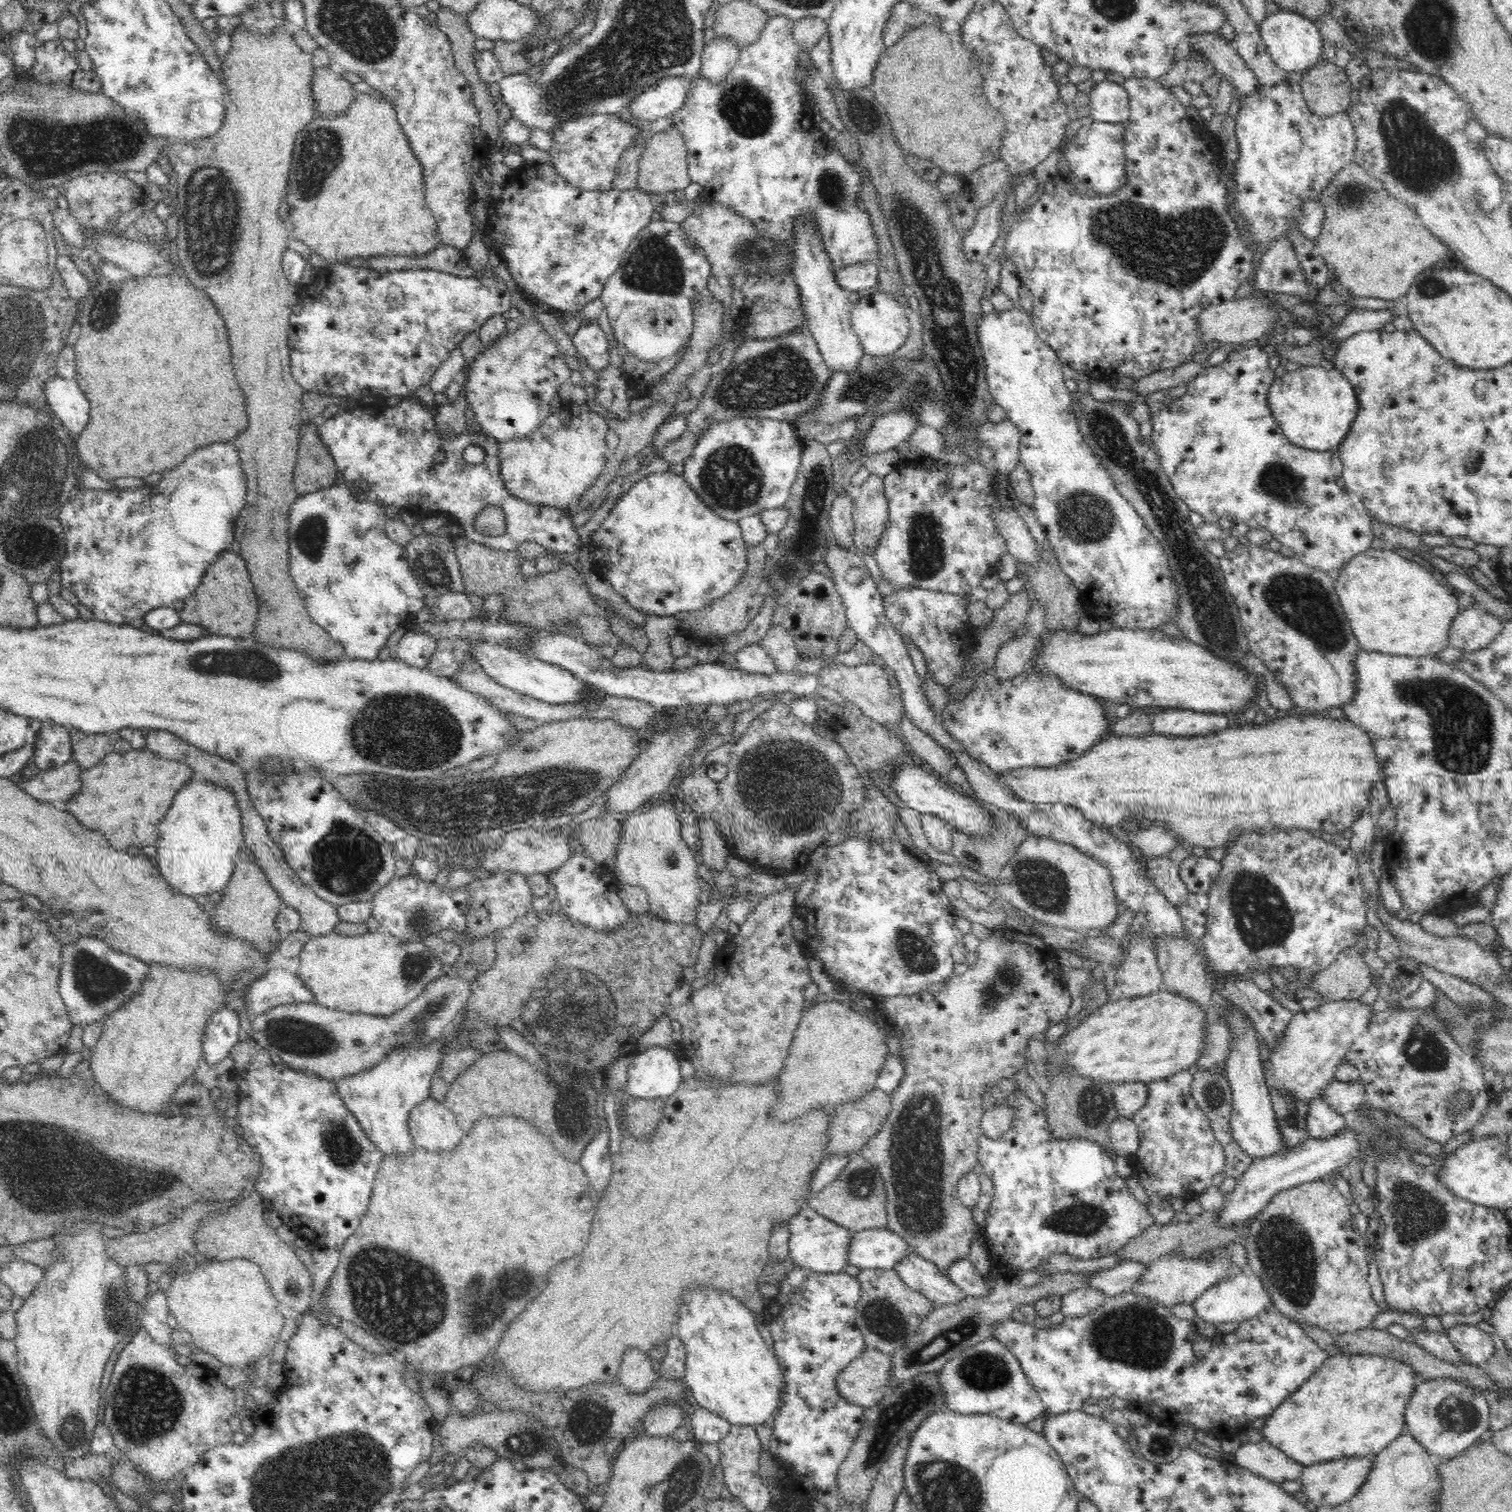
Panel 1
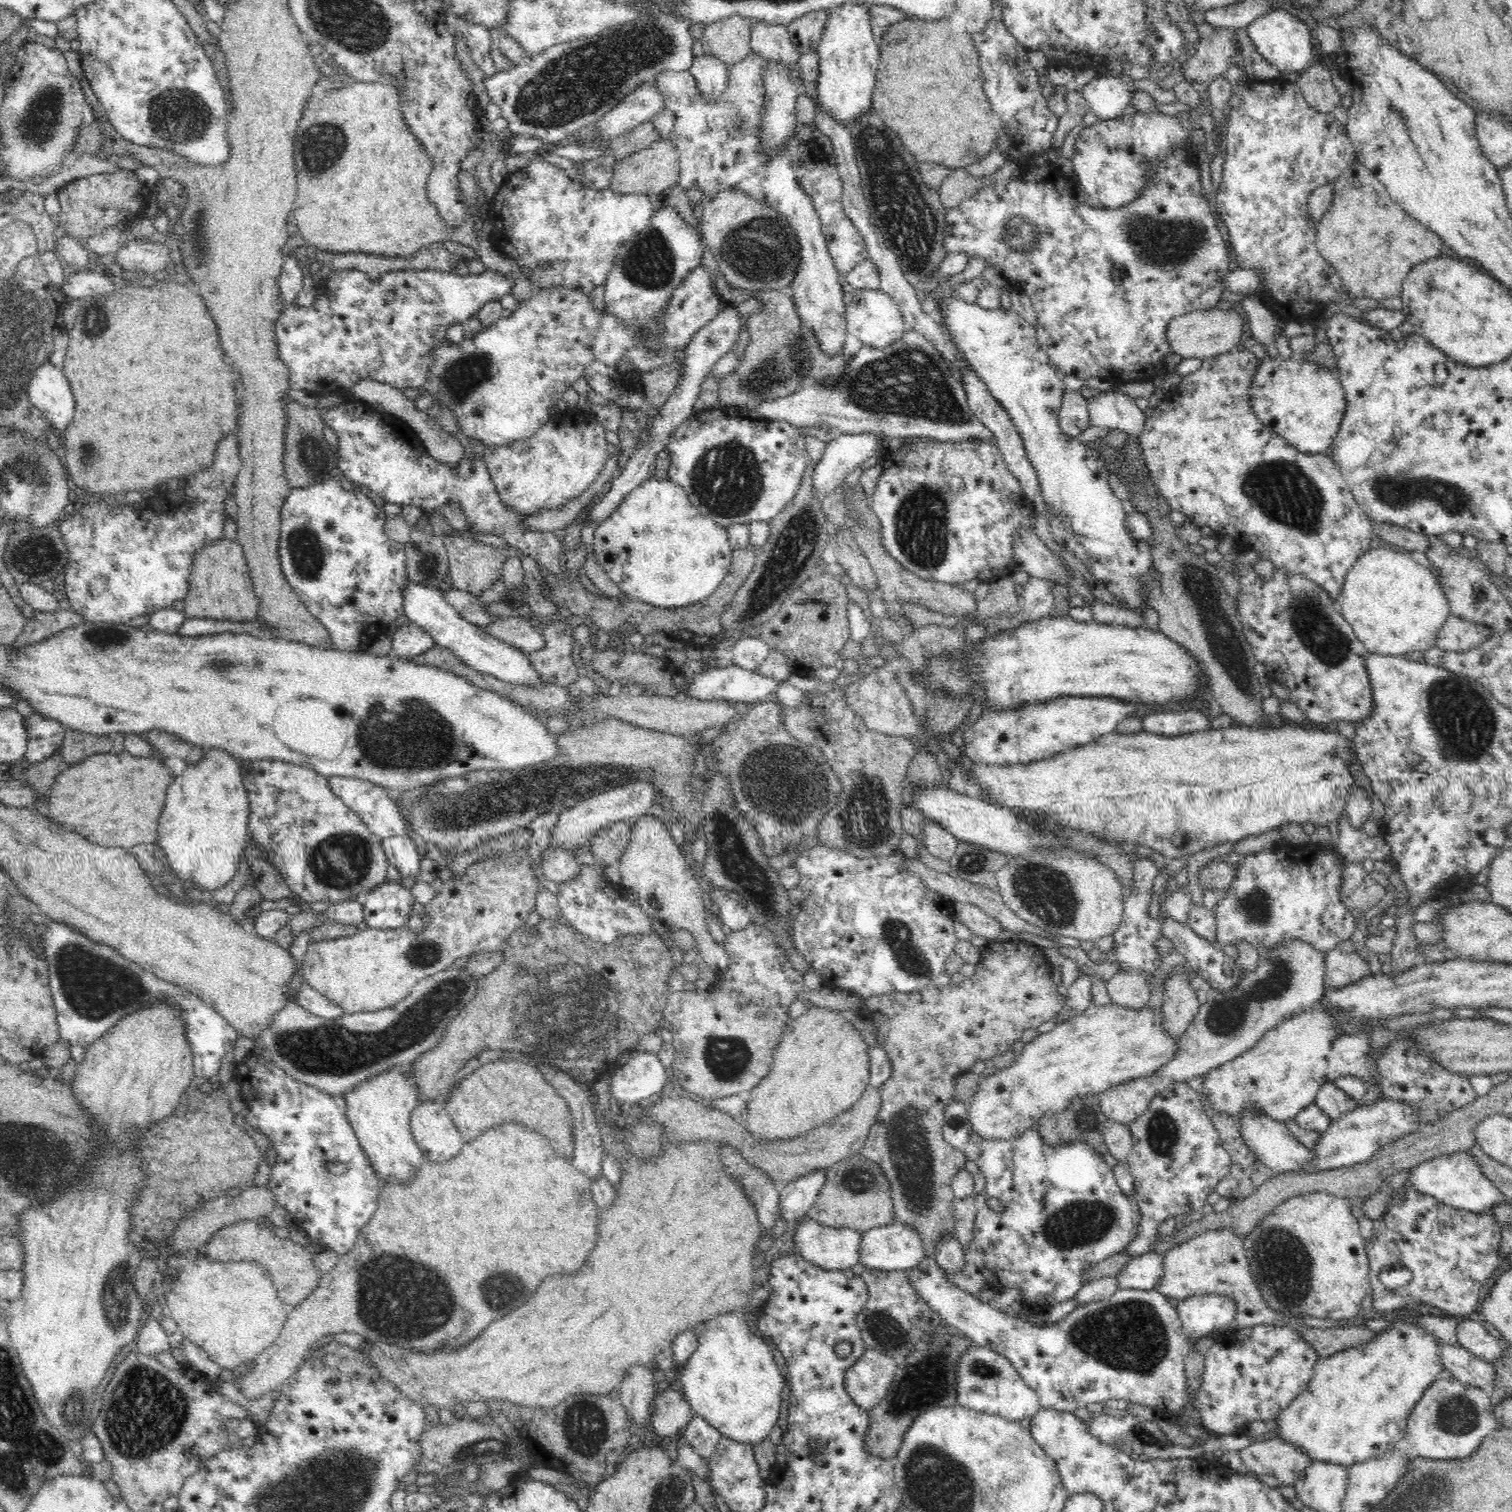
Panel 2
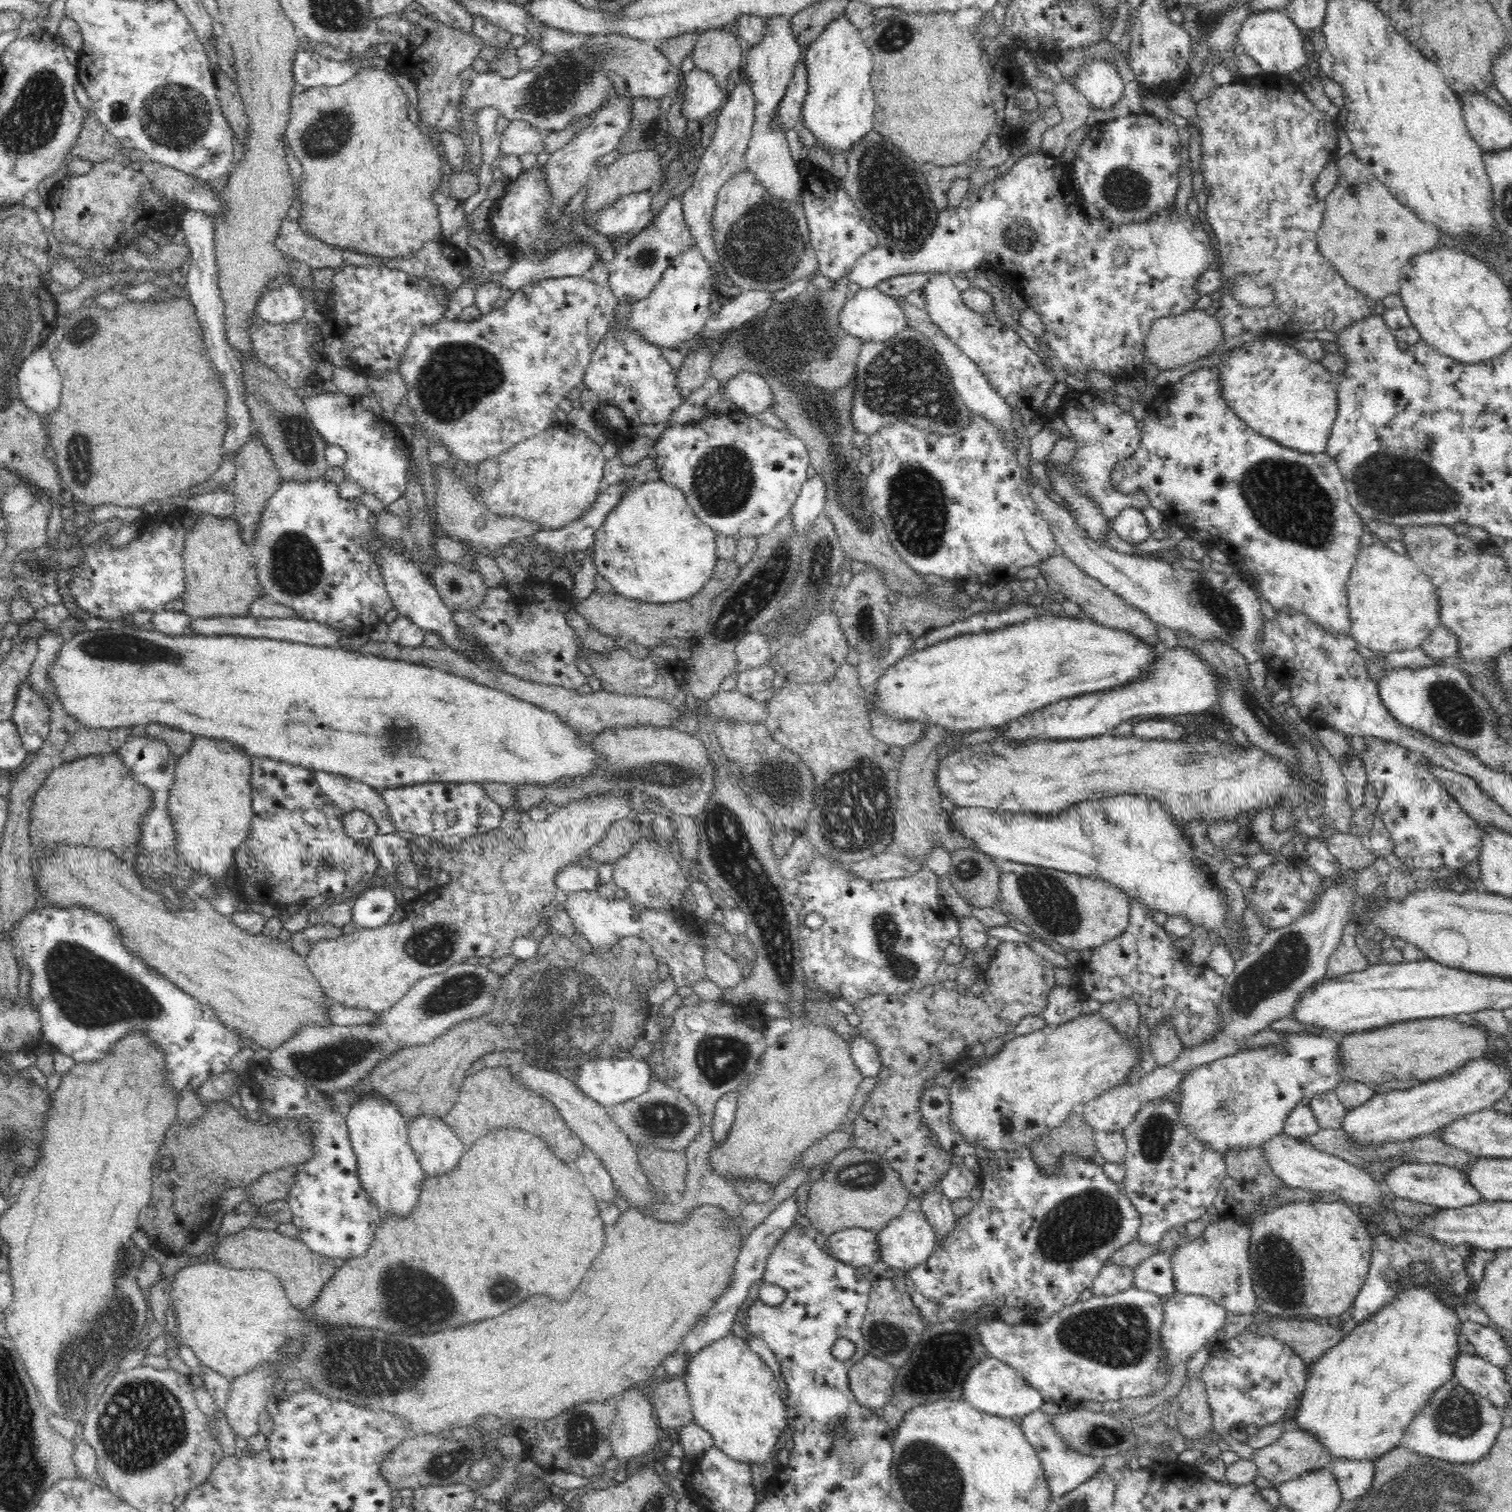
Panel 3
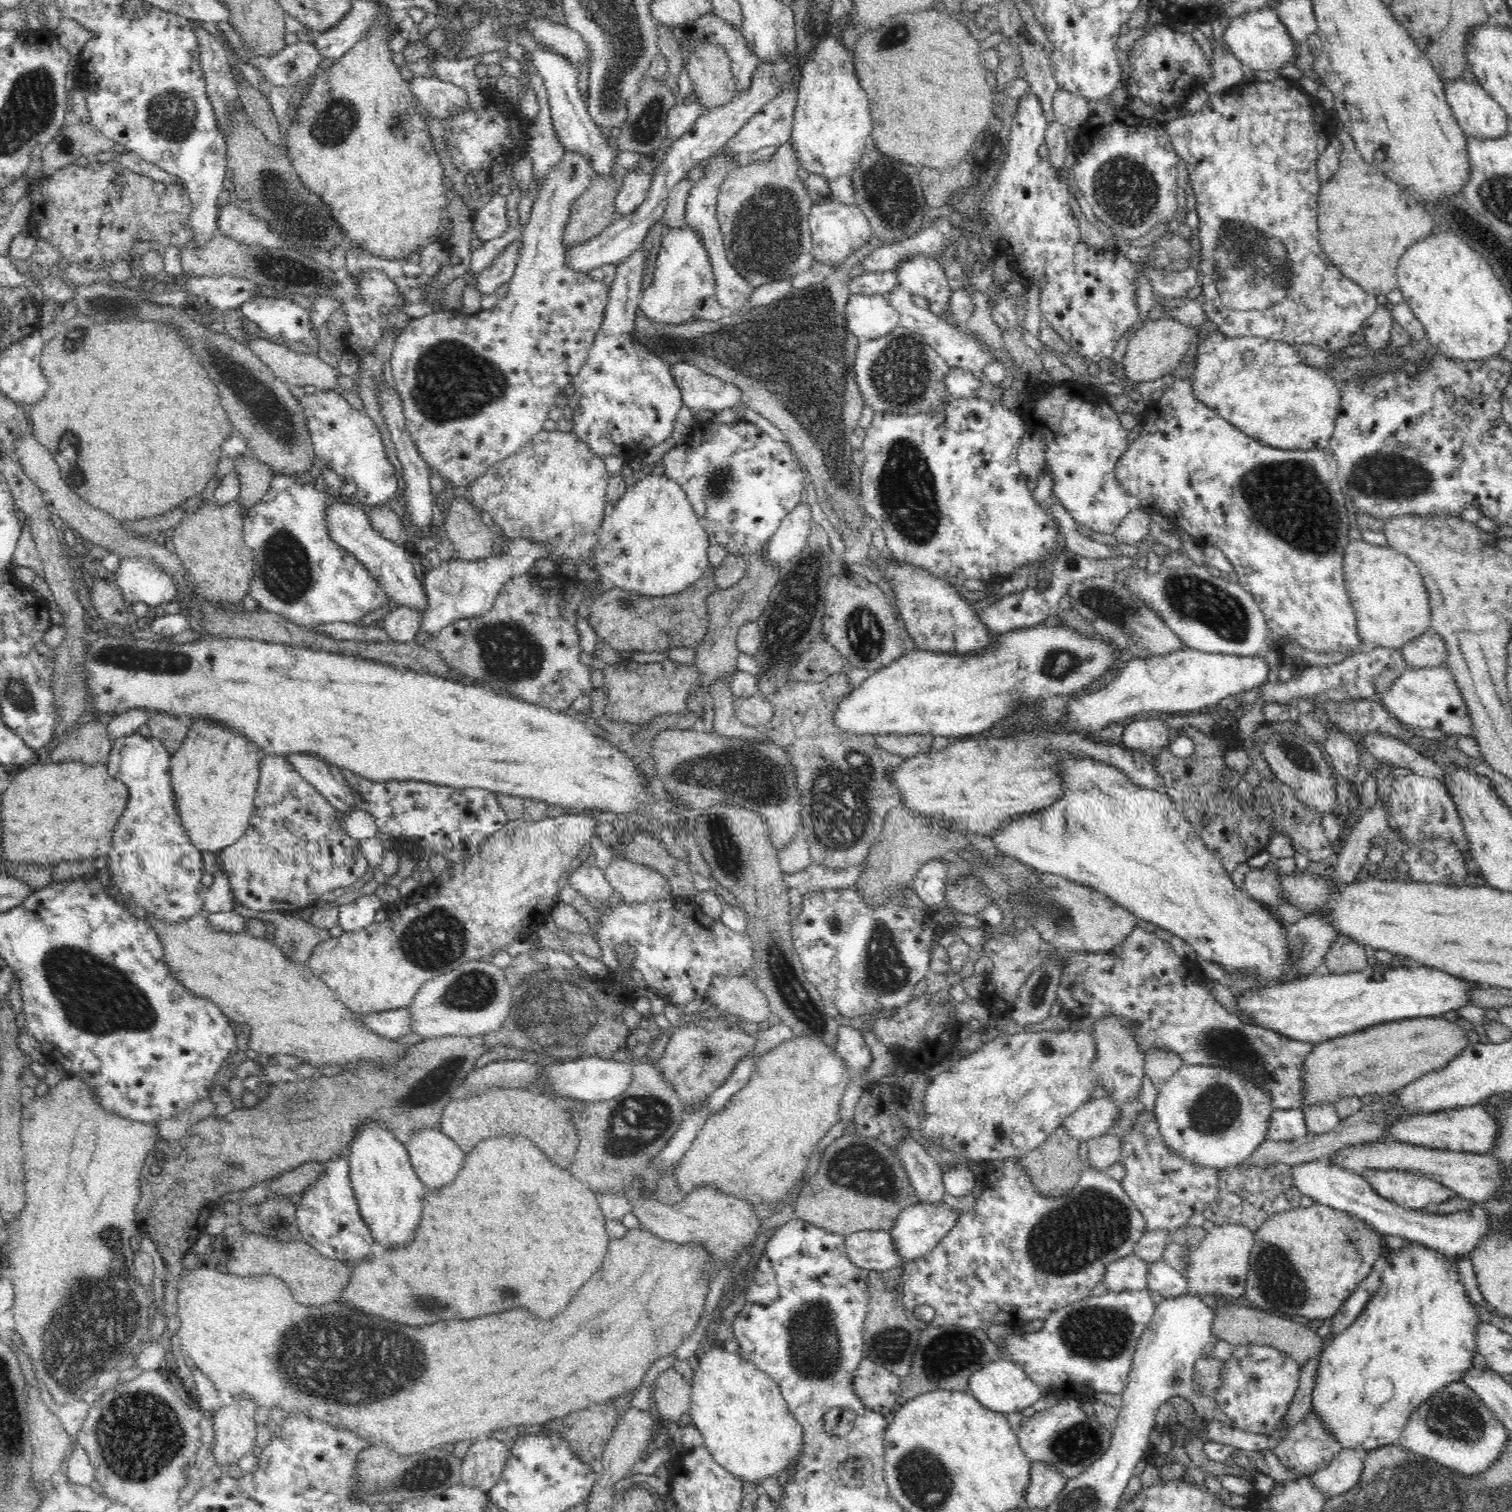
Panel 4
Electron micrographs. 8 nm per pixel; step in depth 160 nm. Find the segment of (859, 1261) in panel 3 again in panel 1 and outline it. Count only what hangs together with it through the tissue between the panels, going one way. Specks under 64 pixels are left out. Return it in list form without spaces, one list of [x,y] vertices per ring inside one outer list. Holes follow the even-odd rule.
[[[808,1206],[798,1209],[789,1220],[789,1256],[795,1266],[813,1272],[838,1273],[848,1265],[848,1246],[852,1232],[828,1220]]]

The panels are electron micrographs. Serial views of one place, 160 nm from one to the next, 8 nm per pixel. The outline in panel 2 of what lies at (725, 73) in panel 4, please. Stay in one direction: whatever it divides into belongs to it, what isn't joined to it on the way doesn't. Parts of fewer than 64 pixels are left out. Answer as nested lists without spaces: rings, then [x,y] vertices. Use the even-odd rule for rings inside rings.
[[[732,14],[705,26],[701,42],[704,54],[711,54],[728,67],[742,62],[751,53],[751,28],[756,20]]]

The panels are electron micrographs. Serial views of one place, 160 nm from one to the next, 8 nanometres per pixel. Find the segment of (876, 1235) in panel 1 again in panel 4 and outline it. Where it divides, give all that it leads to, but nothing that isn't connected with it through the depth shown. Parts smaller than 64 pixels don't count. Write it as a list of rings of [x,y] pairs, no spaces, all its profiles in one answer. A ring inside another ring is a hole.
[[[920,1202],[919,1204],[904,1208],[896,1218],[894,1226],[892,1226],[892,1241],[898,1249],[903,1264],[910,1260],[918,1260],[925,1254],[928,1254],[935,1246],[940,1244],[940,1240],[956,1226],[956,1220],[960,1217],[960,1213],[942,1202]]]

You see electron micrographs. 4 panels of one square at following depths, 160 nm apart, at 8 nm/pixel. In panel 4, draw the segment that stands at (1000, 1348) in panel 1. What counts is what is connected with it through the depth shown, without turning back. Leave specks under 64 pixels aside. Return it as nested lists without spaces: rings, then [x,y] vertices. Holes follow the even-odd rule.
[[[1006,1358],[990,1362],[984,1368],[978,1369],[978,1372],[974,1372],[969,1378],[968,1388],[979,1404],[989,1410],[1003,1414],[1006,1412],[1020,1412],[1025,1408],[1032,1407],[1045,1393],[1018,1363]]]

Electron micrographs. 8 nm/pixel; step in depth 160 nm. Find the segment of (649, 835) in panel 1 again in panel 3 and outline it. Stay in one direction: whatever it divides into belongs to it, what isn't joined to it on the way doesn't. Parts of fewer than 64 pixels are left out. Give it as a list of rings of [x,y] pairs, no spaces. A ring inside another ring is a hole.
[[[652,837],[641,838],[626,856],[613,862],[613,881],[622,888],[628,898],[640,906],[657,911],[675,912],[681,908],[682,892],[690,889],[690,876],[686,876],[678,864],[668,843]],[[708,946],[704,954],[704,966],[707,978],[717,984],[722,990],[734,988],[742,982],[742,969],[738,961],[732,959],[718,947]]]

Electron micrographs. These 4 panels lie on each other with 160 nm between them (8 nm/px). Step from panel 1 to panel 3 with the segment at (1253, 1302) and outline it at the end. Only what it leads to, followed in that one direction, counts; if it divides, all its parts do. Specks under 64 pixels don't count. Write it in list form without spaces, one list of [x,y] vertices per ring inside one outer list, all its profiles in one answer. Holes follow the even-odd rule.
[[[1178,1291],[1173,1292],[1168,1300],[1163,1303],[1163,1321],[1162,1326],[1159,1328],[1163,1356],[1165,1356],[1163,1366],[1173,1369],[1178,1365],[1186,1364],[1199,1350],[1207,1348],[1208,1344],[1220,1335],[1220,1328],[1226,1322],[1226,1311],[1224,1307],[1218,1306],[1213,1300],[1205,1296],[1187,1295]]]

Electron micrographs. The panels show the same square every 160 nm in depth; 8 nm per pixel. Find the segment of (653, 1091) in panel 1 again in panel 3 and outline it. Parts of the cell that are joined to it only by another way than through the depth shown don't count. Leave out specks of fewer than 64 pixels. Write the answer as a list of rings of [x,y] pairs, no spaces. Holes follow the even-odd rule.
[[[598,1057],[583,1062],[578,1070],[575,1085],[590,1098],[599,1102],[603,1107],[615,1105],[636,1098],[646,1092],[650,1079],[656,1077],[653,1073],[653,1063],[646,1063],[632,1057],[619,1059],[618,1057]]]

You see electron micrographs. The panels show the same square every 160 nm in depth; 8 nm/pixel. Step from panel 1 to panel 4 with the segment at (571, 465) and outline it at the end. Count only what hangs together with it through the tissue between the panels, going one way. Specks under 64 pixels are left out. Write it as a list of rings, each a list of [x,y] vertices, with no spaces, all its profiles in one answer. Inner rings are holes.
[[[543,428],[540,432],[537,432],[532,442],[524,446],[521,450],[518,450],[518,453],[514,453],[500,463],[494,464],[494,467],[488,468],[486,474],[480,476],[478,480],[472,483],[465,493],[469,496],[471,503],[479,512],[488,514],[494,521],[494,524],[500,526],[500,532],[508,538],[508,542],[516,540],[516,538],[525,538],[526,540],[531,540],[531,542],[541,542],[541,544],[547,548],[547,552],[549,552],[549,559],[552,560],[552,562],[556,562],[558,566],[562,564],[564,560],[572,560],[572,562],[577,565],[587,564],[588,566],[592,566],[592,564],[595,565],[598,532],[600,532],[601,524],[607,513],[605,506],[607,503],[609,478],[610,475],[608,475],[606,467],[604,467],[604,459],[590,451],[590,447],[588,447],[586,443],[582,443],[582,440],[572,431],[562,432],[559,429],[546,431],[546,429]]]

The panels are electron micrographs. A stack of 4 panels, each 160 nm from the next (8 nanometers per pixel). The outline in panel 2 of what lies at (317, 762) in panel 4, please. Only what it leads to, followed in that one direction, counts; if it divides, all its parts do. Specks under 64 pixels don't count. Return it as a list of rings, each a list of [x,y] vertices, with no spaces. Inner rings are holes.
[[[343,776],[328,777],[328,783],[334,795],[363,820],[363,823],[372,831],[372,834],[376,834],[382,839],[406,835],[404,816],[400,813],[400,809],[390,795],[389,790],[358,778]]]

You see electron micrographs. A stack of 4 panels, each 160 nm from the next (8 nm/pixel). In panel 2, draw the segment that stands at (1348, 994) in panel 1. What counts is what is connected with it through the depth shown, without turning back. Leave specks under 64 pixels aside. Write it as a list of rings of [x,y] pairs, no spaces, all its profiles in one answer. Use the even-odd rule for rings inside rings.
[[[1350,939],[1341,940],[1325,954],[1325,988],[1342,988],[1358,982],[1374,971],[1375,964],[1365,960]]]

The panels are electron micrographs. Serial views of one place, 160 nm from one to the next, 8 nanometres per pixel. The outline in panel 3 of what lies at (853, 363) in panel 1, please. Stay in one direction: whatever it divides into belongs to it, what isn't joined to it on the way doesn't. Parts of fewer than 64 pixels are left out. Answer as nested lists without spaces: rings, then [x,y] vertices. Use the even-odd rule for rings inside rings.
[[[782,15],[763,18],[767,33],[754,46],[745,46],[743,69],[750,81],[755,98],[755,122],[752,136],[745,152],[745,169],[754,174],[766,193],[778,200],[802,199],[802,178],[797,163],[790,155],[786,132],[775,124],[776,111],[788,88],[796,65],[803,58],[802,46],[792,33],[792,21]]]

